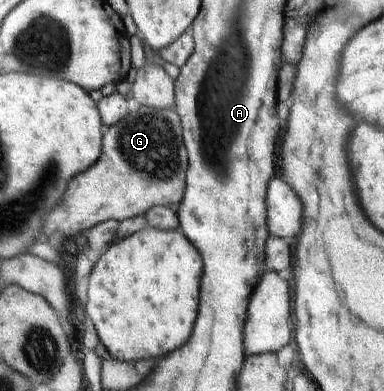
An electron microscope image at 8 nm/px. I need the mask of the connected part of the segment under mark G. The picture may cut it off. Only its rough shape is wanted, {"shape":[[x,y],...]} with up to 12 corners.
{"shape":[[141,106],[105,131],[45,235],[179,203],[180,116]]}

